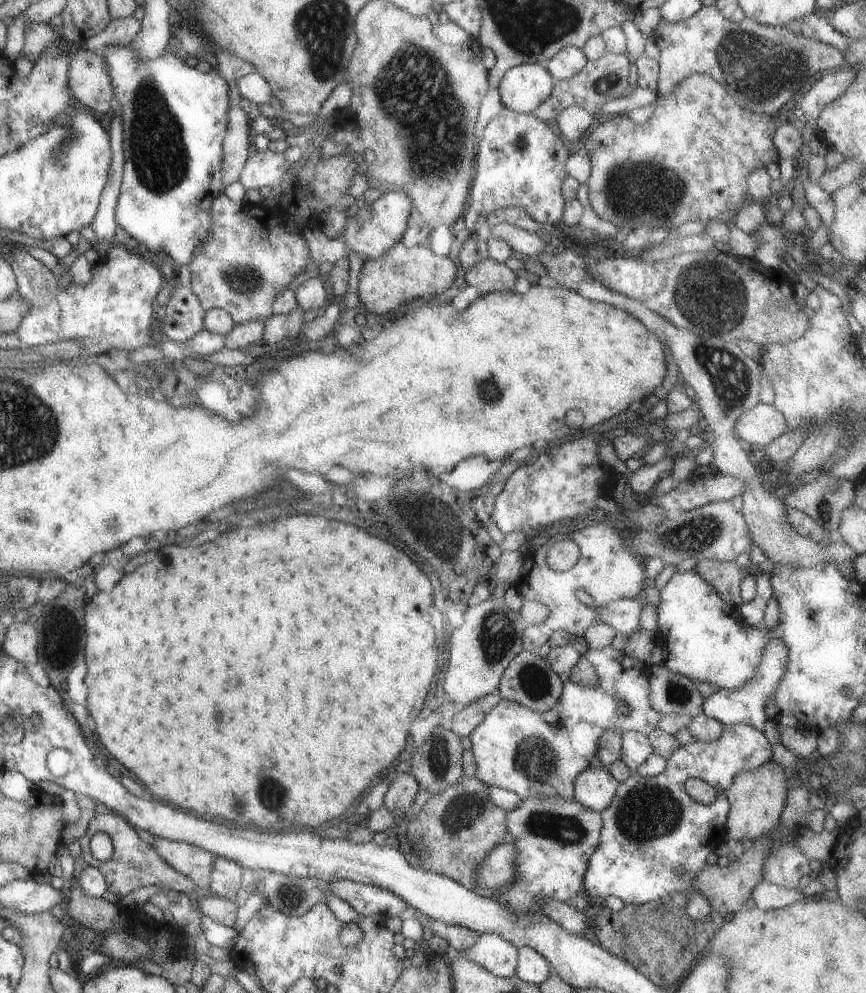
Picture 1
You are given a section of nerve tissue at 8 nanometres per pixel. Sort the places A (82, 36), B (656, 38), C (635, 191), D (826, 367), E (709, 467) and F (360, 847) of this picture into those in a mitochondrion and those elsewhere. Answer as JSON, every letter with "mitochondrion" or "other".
{"A":"other","B":"other","C":"mitochondrion","D":"mitochondrion","E":"other","F":"other"}

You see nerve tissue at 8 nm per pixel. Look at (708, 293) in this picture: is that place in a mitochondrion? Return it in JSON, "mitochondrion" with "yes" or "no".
{"mitochondrion":"yes"}

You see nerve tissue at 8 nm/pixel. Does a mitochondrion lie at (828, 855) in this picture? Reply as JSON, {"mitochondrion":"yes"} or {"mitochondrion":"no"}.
{"mitochondrion":"no"}

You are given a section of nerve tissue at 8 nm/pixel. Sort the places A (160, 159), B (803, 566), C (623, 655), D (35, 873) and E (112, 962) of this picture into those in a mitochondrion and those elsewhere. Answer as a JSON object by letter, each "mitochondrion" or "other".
{"A":"mitochondrion","B":"other","C":"other","D":"other","E":"other"}

